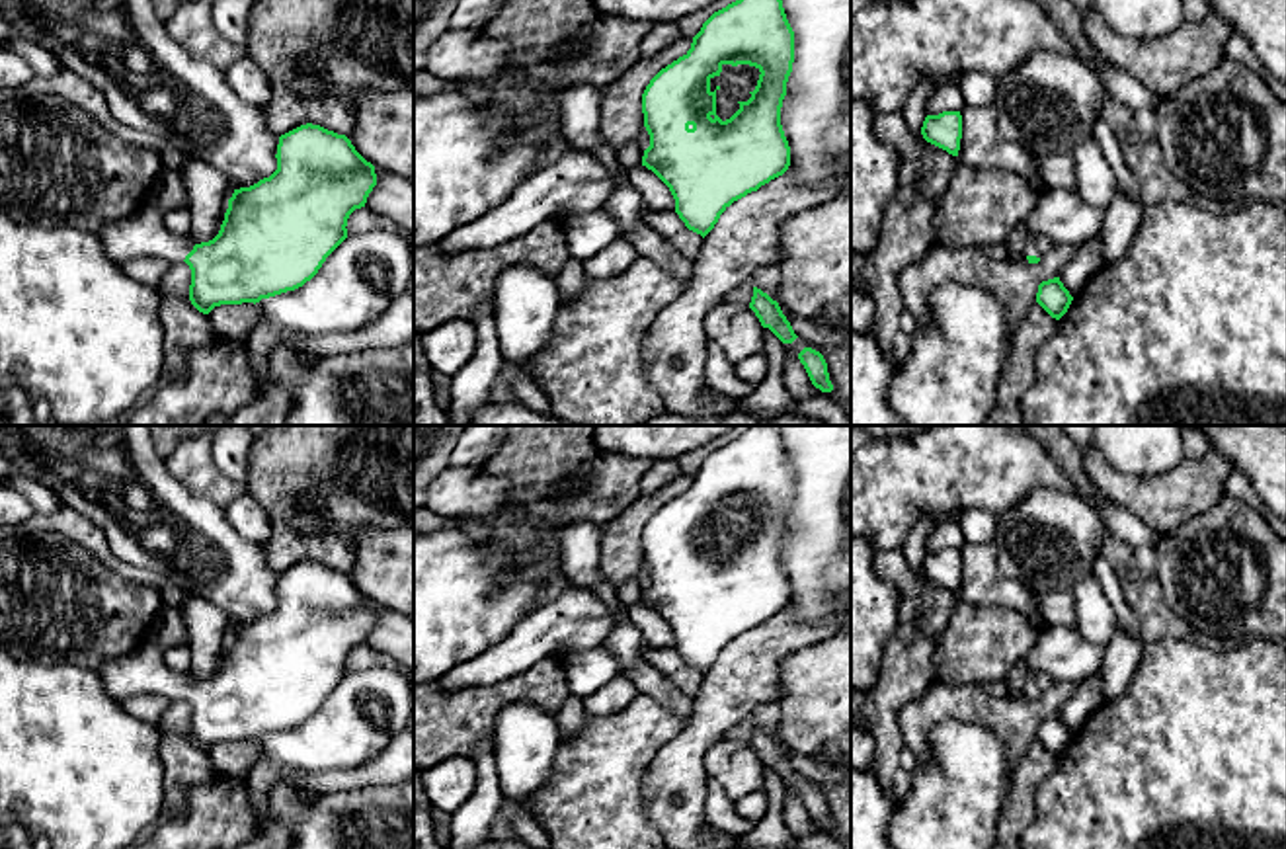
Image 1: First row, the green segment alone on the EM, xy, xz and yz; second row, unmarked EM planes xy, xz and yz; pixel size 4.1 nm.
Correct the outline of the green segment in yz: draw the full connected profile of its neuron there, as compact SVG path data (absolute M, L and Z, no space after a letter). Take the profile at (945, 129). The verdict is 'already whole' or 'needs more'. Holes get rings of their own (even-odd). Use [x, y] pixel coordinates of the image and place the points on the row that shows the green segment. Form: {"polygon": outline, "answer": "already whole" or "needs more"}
{"polygon": "M943 111L939 115L927 115L921 127L921 135L927 142L958 156L962 139L962 115L960 111Z", "answer": "already whole"}

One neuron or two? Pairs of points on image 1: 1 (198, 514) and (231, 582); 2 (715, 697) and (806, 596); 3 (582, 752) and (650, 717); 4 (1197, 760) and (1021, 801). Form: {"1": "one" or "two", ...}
{"1": "one", "2": "two", "3": "one", "4": "two"}

